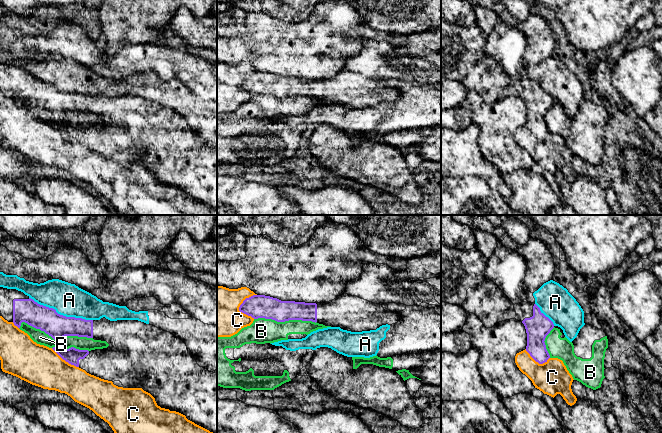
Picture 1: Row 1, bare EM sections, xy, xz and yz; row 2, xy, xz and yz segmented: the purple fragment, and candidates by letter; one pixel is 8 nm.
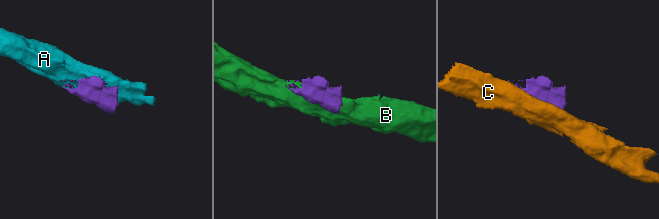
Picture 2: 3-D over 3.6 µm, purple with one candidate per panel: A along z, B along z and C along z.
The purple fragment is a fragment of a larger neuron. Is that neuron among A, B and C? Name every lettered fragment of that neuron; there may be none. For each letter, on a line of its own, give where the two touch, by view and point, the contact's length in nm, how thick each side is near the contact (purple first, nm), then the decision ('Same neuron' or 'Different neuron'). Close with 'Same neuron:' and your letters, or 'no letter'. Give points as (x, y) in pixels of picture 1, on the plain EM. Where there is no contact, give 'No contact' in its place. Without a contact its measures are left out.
A: Touches purple at xy (61, 91). Shared border 550 nm. Thickness 200 nm (purple) against 260 nm. Different neuron
B: Touches purple at xy (55, 115). Shared border 600 nm. Thickness 200 nm (purple) against 110 nm. Different neuron
C: Touches purple at xz (240, 82). Shared border 200 nm. Thickness 190 nm (purple) against 360 nm. Different neuron
Same neuron: no letter

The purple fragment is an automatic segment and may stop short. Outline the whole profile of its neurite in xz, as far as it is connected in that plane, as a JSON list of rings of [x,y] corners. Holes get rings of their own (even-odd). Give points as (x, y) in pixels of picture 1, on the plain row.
[[[348,70],[317,80],[253,71],[243,77],[239,87],[254,95],[265,94],[277,98],[312,97],[351,108],[376,106],[382,101],[395,100],[400,95],[397,88]]]

